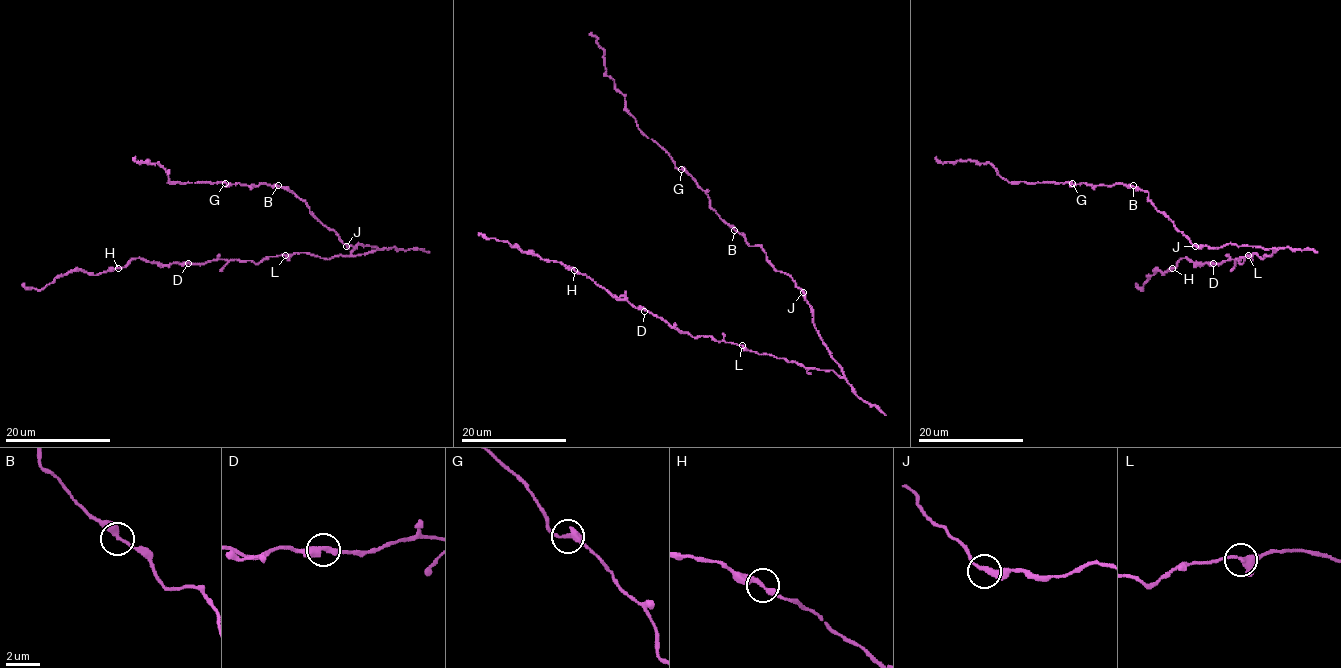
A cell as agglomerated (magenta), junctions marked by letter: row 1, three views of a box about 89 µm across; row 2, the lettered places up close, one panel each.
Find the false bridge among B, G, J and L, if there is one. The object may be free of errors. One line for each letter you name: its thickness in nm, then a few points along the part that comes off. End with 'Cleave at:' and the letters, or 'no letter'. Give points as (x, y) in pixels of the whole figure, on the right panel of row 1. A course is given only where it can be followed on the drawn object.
Cleave at: no letter

